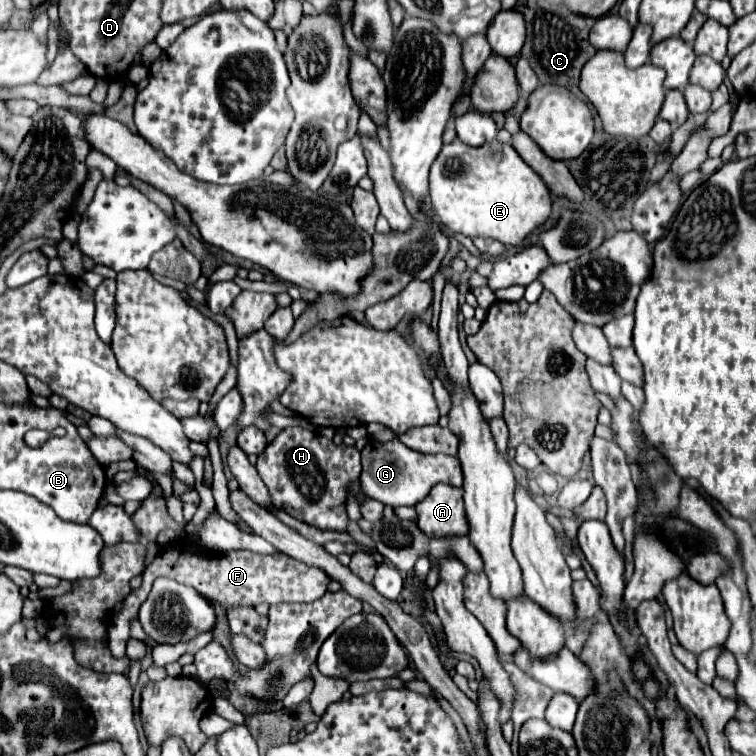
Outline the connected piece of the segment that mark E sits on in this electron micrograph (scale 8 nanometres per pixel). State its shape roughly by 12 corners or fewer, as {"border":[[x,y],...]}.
{"border":[[443,144],[433,214],[517,246],[551,214],[511,144]]}

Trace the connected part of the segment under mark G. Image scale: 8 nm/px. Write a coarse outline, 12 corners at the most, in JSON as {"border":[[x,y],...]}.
{"border":[[371,438],[363,492],[415,506],[431,486],[463,484],[459,458]]}

